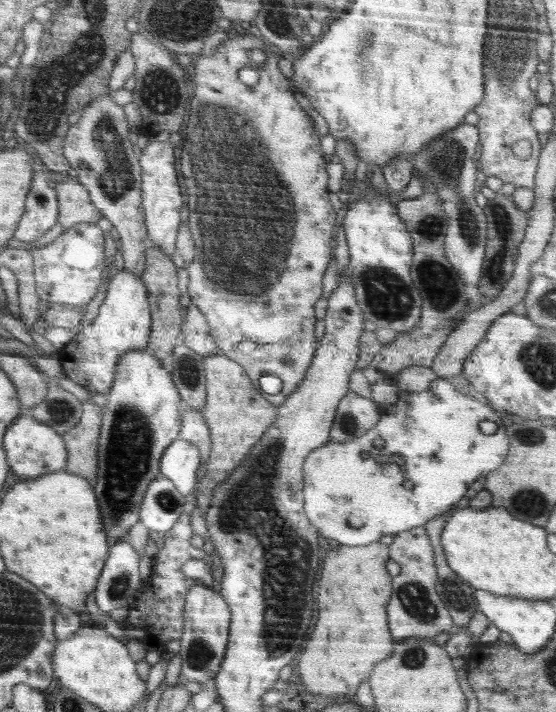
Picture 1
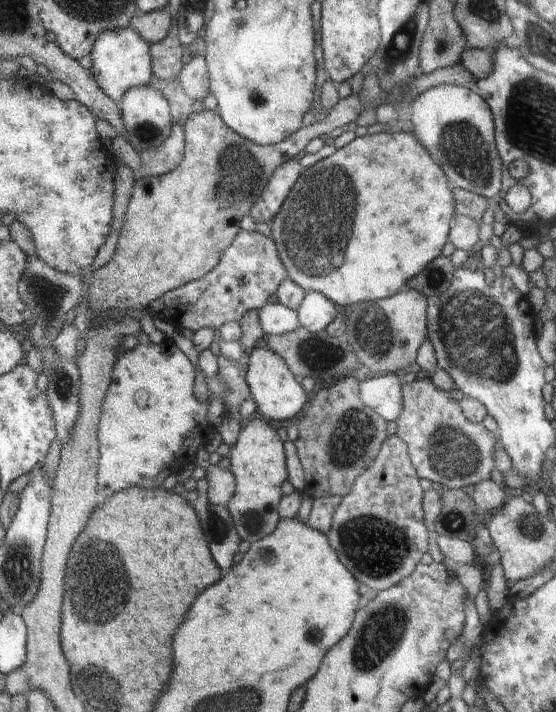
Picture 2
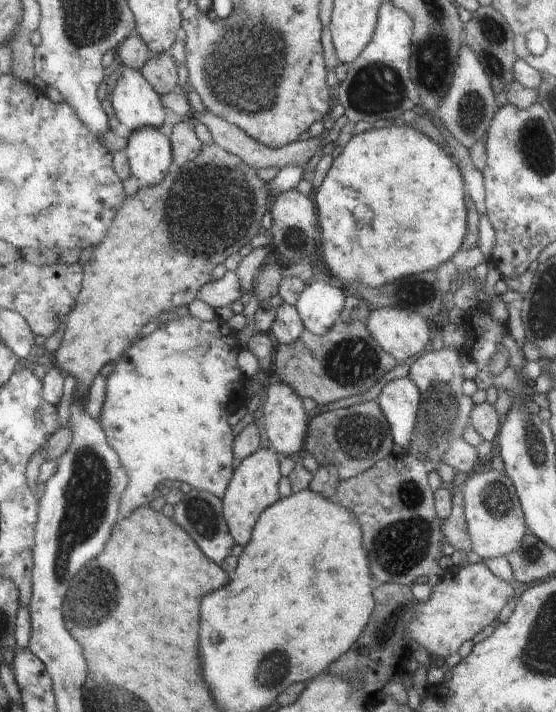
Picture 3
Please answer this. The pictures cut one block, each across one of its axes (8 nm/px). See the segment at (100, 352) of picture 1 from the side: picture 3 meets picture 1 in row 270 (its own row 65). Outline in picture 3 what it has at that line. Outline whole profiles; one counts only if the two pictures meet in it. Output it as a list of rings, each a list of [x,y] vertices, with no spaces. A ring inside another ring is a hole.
[[[120,62],[123,66],[113,92],[111,109],[120,120],[120,131],[129,136],[140,127],[162,129],[164,106],[161,95],[146,80],[141,69]]]

